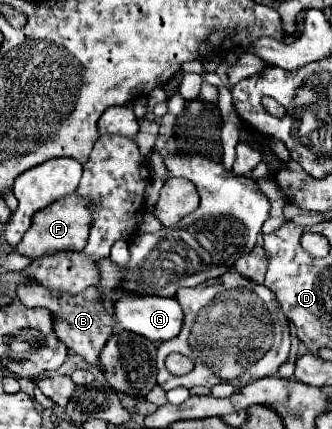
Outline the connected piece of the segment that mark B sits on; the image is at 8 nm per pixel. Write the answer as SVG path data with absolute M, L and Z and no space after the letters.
M28 280L26 284L16 286L16 296L26 308L38 308L38 306L46 308L52 314L54 334L58 336L58 340L62 340L72 352L80 354L88 364L98 366L98 354L112 334L114 318L110 314L110 308L104 308L104 304L100 302L96 288L90 286L82 294L66 294L66 292L58 292L58 290L48 290L44 286L40 286L38 282Z

